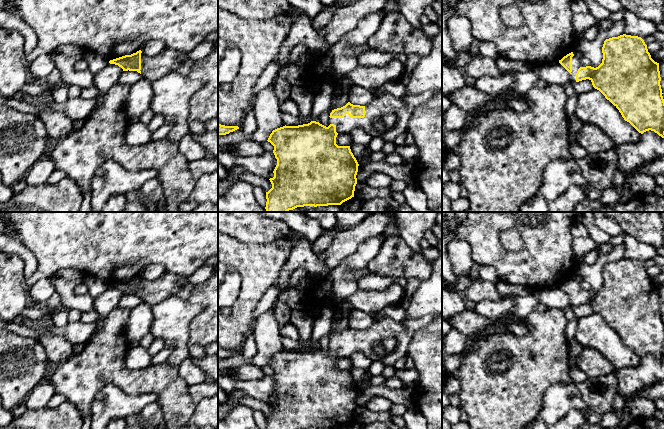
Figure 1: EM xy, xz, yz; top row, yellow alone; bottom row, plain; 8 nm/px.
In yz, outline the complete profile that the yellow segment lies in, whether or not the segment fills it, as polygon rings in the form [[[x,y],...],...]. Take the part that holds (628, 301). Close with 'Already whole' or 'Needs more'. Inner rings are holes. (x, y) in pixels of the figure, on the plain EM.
[[[620,259],[604,265],[602,287],[594,292],[585,290],[573,276],[564,280],[559,287],[570,297],[571,306],[589,303],[639,357],[654,355],[664,362],[664,323],[660,309],[659,287],[648,276],[644,264],[638,260]]]. Needs more

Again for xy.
[[[172,272],[163,273],[155,281],[148,281],[139,274],[109,285],[110,288],[121,291],[123,295],[137,295],[150,306],[169,297],[188,300],[196,286],[191,284],[187,277]]]. Needs more

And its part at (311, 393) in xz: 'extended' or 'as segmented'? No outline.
extended

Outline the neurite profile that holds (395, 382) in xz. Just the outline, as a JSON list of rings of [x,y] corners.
[[[396,375],[393,376],[392,378],[386,379],[383,385],[385,387],[392,388],[392,389],[398,389],[404,387],[403,381]]]

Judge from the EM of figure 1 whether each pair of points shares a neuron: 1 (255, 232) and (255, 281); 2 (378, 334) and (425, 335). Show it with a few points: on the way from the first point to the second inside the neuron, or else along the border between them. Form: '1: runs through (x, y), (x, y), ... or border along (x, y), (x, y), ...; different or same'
1: border along (232, 237), (249, 243), (270, 243), (278, 239); different
2: border along (431, 321), (414, 334), (406, 354); different

